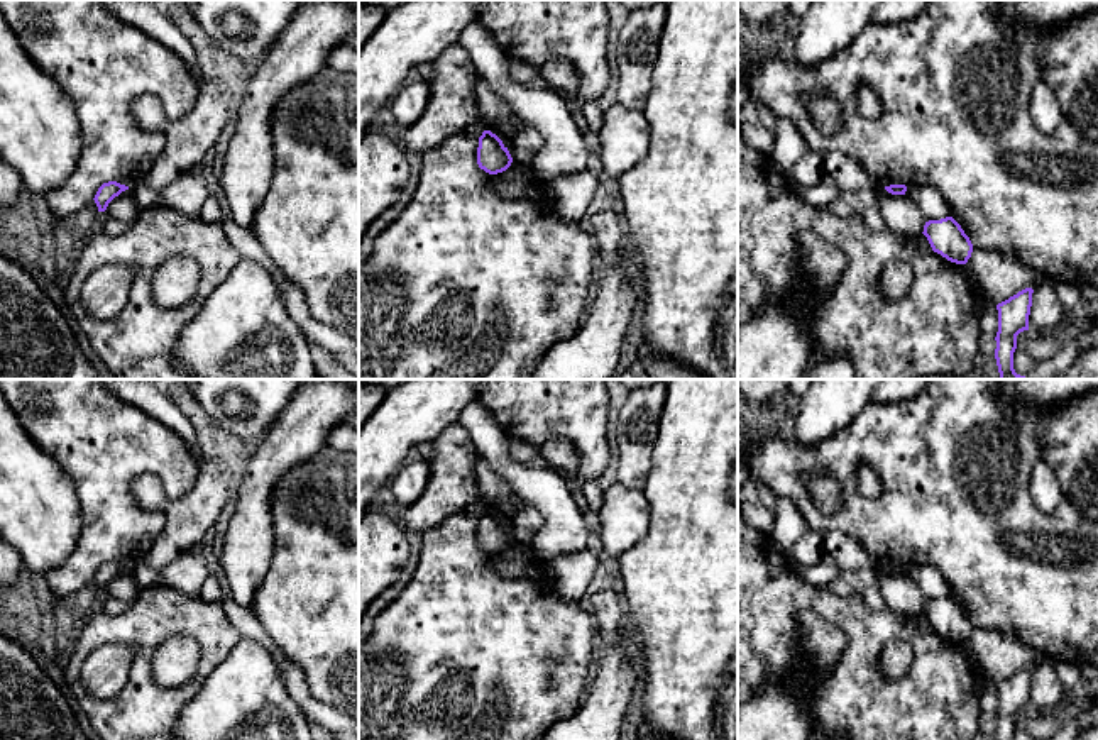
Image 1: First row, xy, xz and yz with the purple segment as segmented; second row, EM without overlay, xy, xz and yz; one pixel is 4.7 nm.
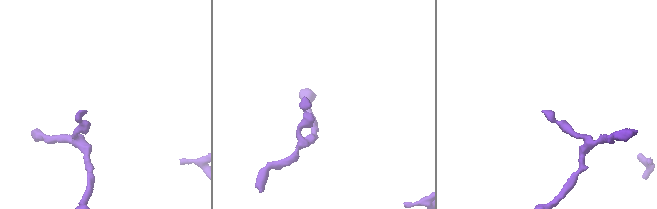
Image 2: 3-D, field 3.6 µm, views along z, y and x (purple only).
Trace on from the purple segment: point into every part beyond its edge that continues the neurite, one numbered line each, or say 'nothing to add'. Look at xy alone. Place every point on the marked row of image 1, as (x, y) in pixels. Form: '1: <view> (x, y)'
nothing to add

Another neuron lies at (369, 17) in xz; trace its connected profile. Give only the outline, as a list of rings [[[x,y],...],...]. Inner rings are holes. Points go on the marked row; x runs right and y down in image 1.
[[[359,2],[359,51],[367,42],[371,34],[381,25],[386,17],[386,10]]]

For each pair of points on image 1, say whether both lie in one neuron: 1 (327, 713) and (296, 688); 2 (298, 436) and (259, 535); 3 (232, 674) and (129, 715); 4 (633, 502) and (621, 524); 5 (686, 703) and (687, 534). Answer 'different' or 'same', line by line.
1: same
2: same
3: different
4: same
5: same

